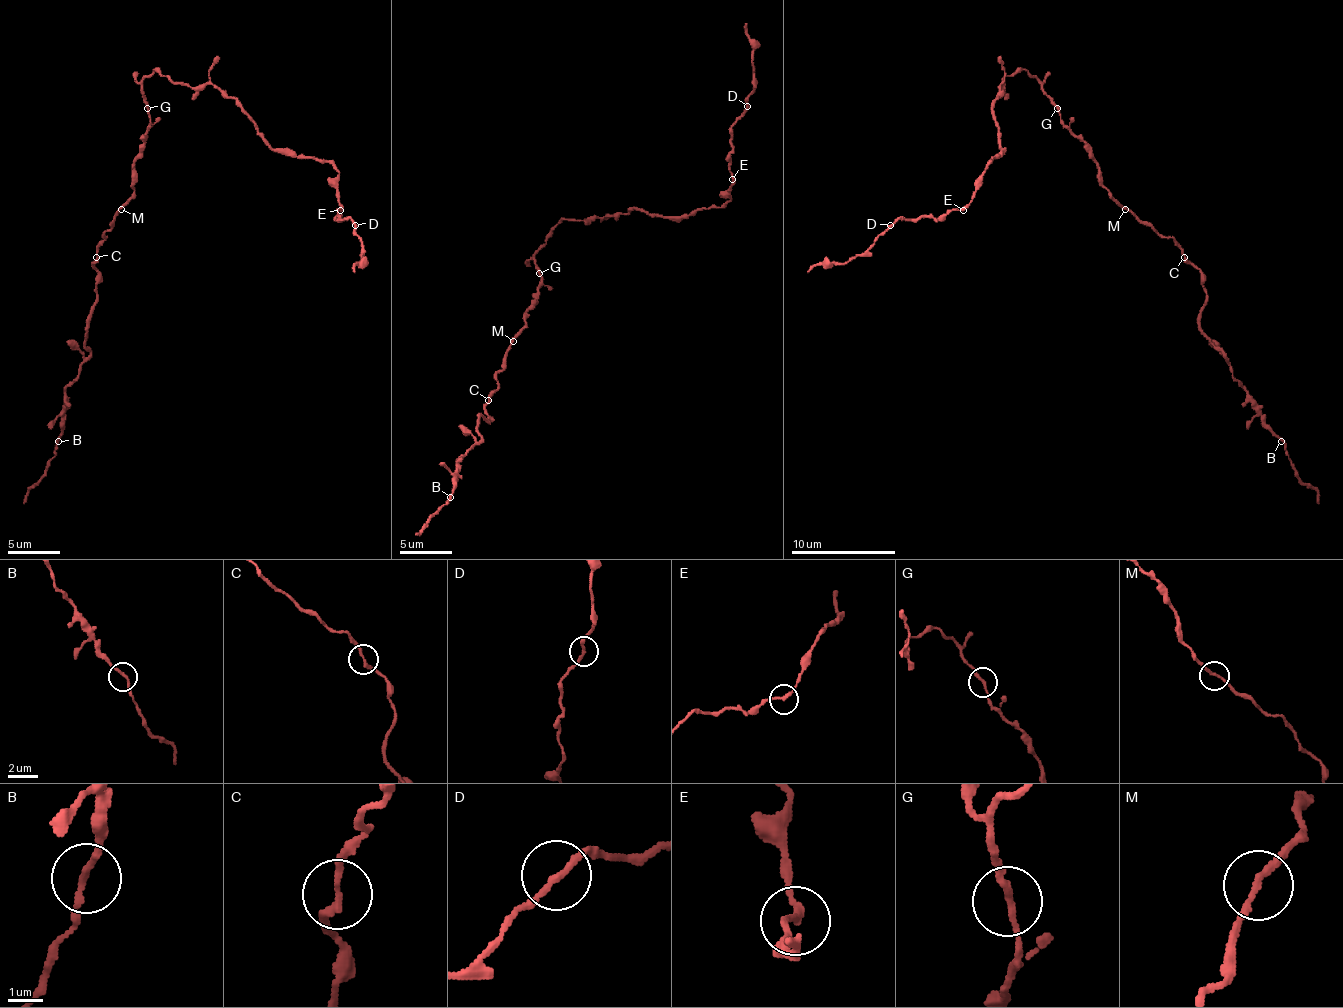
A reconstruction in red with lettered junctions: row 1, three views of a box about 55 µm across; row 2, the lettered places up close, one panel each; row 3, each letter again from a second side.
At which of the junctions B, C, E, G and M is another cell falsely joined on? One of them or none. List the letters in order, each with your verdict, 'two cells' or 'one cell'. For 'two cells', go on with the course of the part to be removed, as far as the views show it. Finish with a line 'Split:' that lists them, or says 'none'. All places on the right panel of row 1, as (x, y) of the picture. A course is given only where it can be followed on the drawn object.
B: one cell
C: one cell
E: one cell
G: one cell
M: one cell
Split: none

